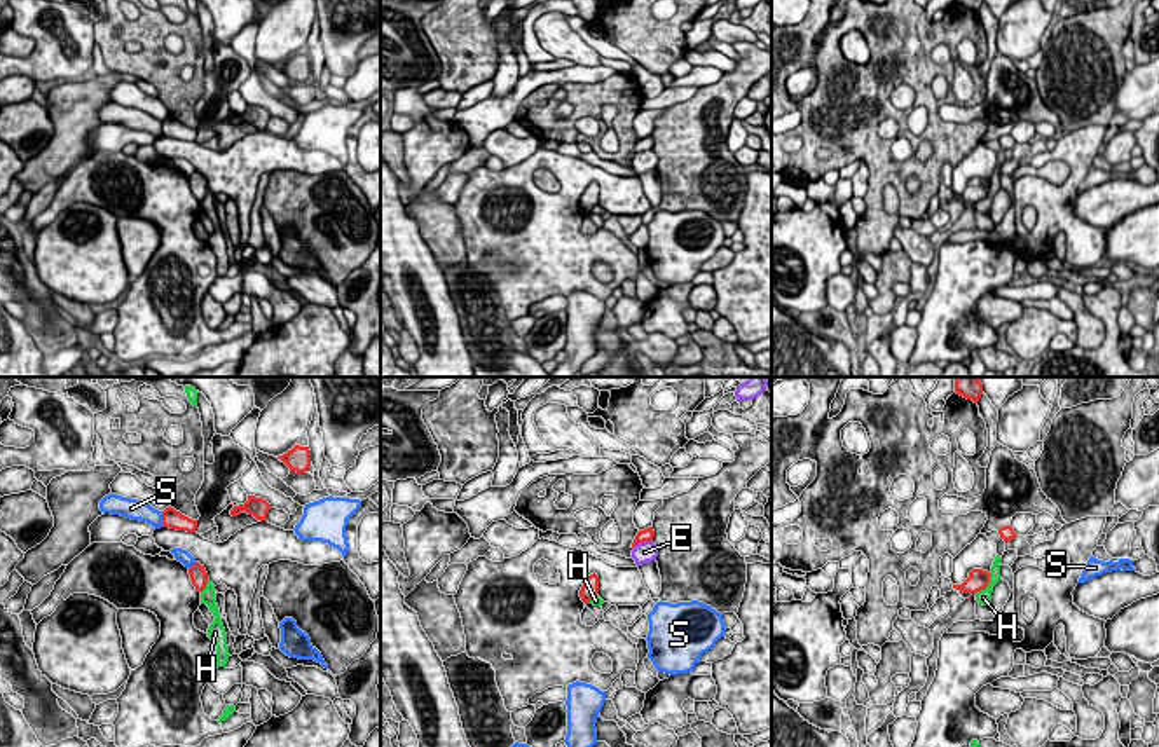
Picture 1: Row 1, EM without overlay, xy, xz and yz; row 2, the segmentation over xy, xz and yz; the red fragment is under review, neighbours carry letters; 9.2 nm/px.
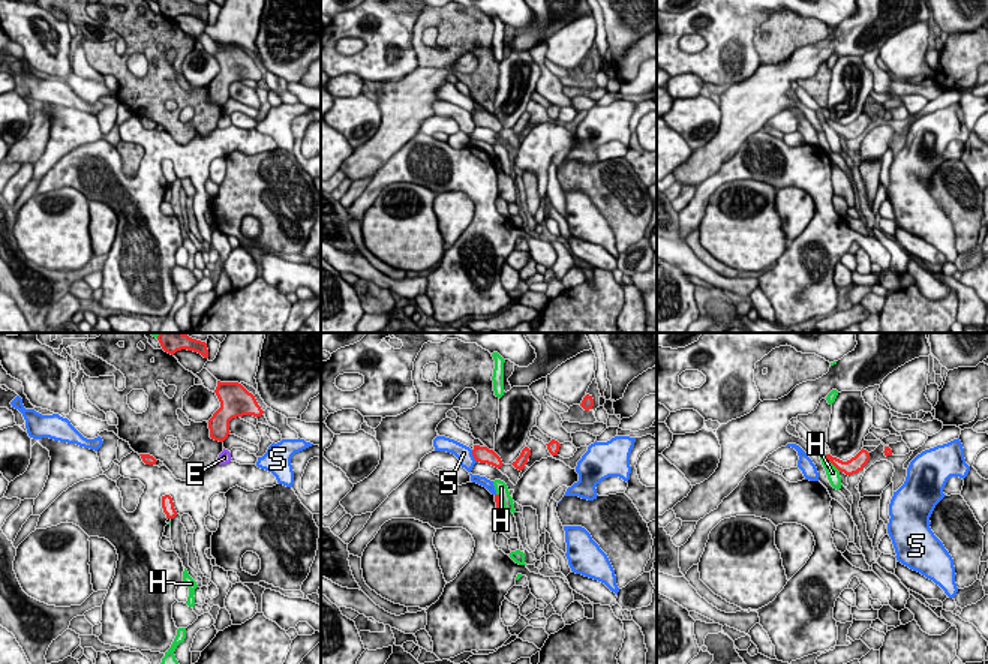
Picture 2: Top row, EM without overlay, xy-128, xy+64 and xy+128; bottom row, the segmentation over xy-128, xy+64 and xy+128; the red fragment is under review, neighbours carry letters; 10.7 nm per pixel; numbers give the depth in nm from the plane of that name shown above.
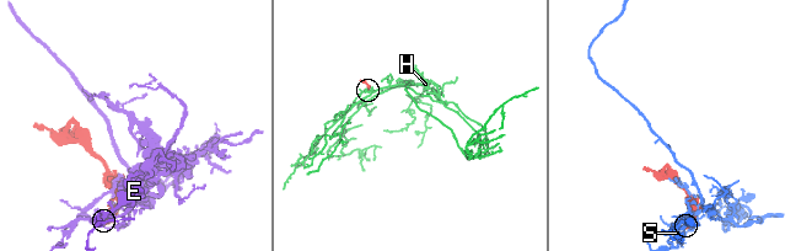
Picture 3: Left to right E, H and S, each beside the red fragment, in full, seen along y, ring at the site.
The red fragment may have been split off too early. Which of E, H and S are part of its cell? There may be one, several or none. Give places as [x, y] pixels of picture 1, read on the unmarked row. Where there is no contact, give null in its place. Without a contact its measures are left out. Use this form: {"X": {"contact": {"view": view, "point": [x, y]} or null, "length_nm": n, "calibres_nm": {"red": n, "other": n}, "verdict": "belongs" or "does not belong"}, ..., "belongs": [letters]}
{"E": {"contact": {"view": "xz", "point": [641, 150]}, "length_nm": 200, "calibres_nm": {"red": 120, "other": 190}, "verdict": "does not belong"}, "H": {"contact": {"view": "yz", "point": [987, 194]}, "length_nm": 240, "calibres_nm": {"red": 200, "other": 130}, "verdict": "does not belong"}, "S": {"contact": {"view": "xy", "point": [163, 128]}, "length_nm": 150, "calibres_nm": {"red": 170, "other": 190}, "verdict": "does not belong"}, "belongs": []}

